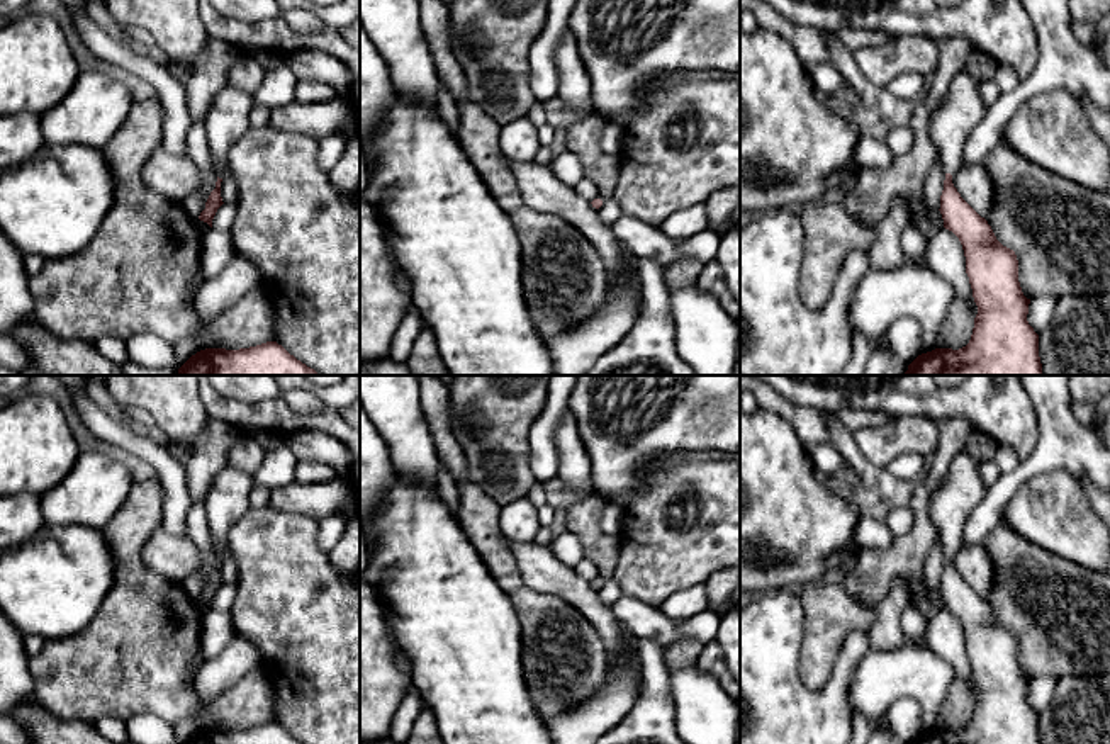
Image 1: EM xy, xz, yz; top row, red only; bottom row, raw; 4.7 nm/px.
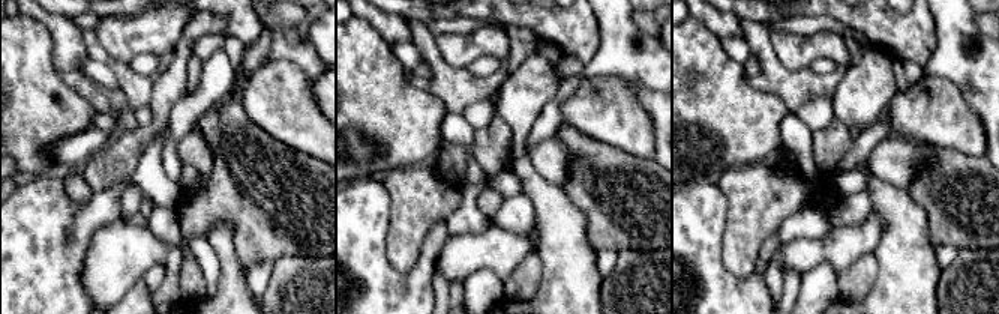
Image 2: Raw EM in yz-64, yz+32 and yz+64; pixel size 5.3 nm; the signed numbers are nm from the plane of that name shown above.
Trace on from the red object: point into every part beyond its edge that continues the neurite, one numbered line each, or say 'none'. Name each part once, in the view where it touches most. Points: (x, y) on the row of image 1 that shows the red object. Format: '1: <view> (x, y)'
1: yz (956, 116)

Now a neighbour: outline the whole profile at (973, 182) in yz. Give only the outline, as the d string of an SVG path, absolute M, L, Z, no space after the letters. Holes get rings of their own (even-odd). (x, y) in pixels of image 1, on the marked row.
M961 165L952 175L952 183L961 197L981 216L986 217L995 200L995 183L983 165Z

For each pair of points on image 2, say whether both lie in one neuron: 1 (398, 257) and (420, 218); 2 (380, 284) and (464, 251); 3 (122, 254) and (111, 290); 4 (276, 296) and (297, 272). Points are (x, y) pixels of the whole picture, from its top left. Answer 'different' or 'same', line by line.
1: same
2: different
3: same
4: same

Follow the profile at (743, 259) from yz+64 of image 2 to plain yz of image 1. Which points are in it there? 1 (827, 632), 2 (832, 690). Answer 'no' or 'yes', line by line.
1: yes
2: no

